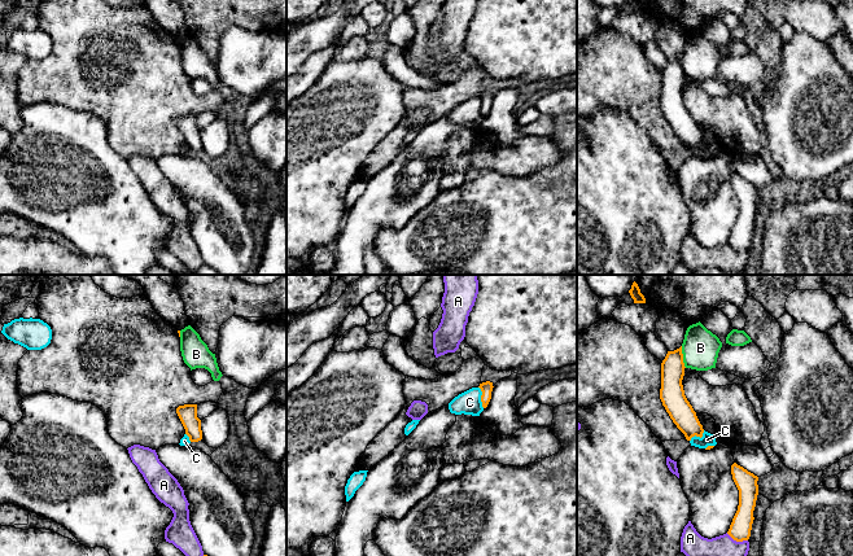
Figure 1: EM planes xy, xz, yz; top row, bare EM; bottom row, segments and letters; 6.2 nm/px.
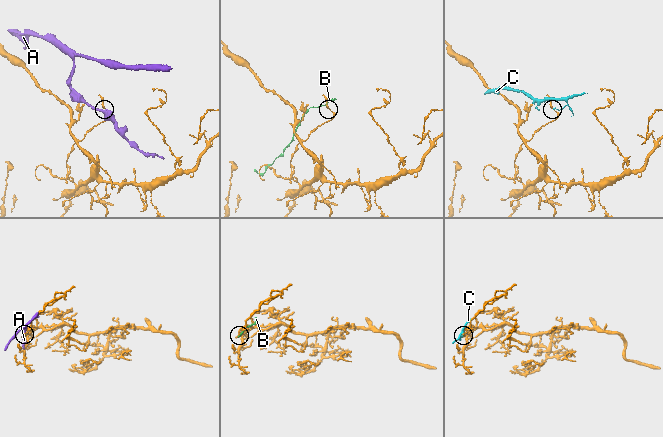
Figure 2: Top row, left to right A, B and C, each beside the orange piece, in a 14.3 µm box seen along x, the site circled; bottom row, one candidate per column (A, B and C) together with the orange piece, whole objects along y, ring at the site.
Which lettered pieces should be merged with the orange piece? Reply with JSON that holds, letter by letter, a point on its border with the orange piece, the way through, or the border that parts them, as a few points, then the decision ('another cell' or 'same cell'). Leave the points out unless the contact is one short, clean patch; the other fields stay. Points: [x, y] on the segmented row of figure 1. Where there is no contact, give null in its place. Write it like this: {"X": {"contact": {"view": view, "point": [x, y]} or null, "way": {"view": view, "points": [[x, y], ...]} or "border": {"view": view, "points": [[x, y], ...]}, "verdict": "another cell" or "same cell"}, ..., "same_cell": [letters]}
{"A": {"contact": {"view": "yz", "point": [736, 541]}, "verdict": "another cell"}, "B": {"contact": {"view": "yz", "point": [682, 357]}, "verdict": "another cell"}, "C": {"contact": {"view": "xz", "point": [481, 397]}, "border": {"view": "xz", "points": [[479, 386], [484, 407]]}, "verdict": "another cell"}, "same_cell": []}

